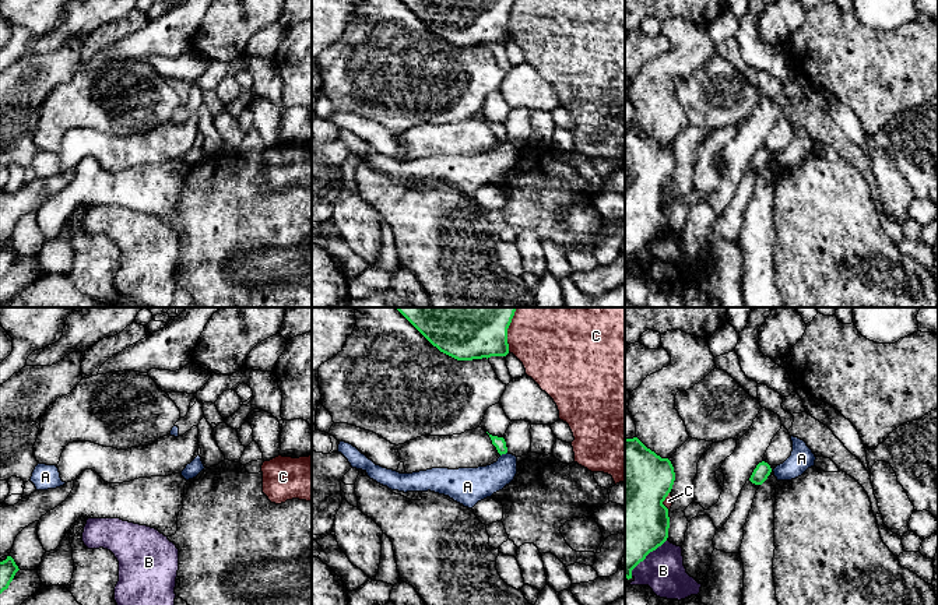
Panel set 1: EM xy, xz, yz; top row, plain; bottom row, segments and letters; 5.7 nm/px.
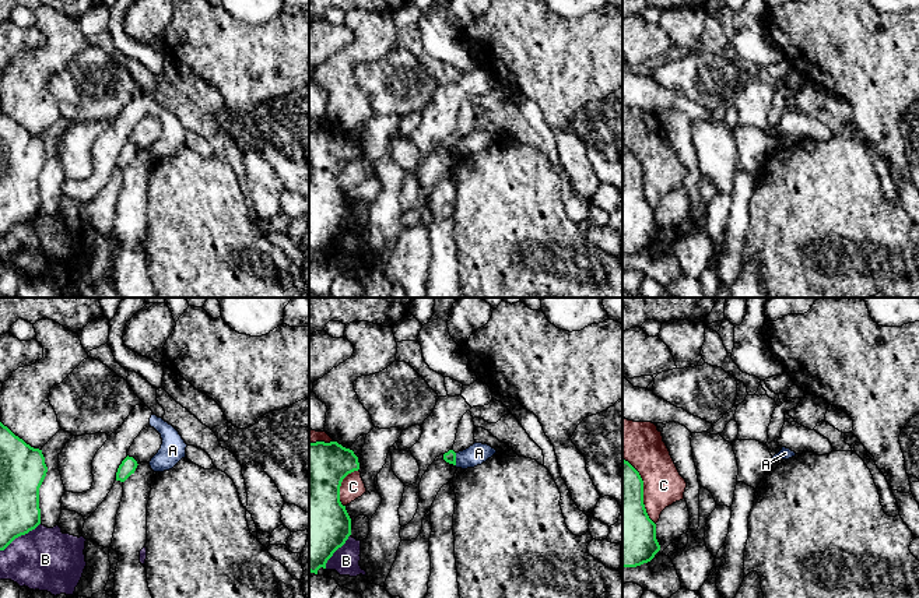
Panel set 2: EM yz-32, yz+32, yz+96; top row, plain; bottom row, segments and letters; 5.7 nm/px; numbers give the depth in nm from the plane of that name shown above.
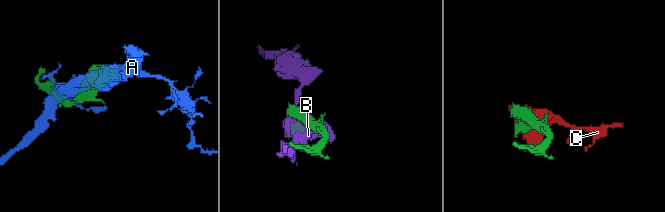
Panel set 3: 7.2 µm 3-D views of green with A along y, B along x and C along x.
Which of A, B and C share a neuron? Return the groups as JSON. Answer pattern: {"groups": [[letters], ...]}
{"groups": [["A"], ["B"], ["C"]]}

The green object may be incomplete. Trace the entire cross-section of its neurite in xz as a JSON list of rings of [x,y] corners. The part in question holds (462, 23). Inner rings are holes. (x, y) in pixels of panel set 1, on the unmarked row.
[[[401,0],[433,34],[457,46],[509,41],[507,15],[514,0]]]

